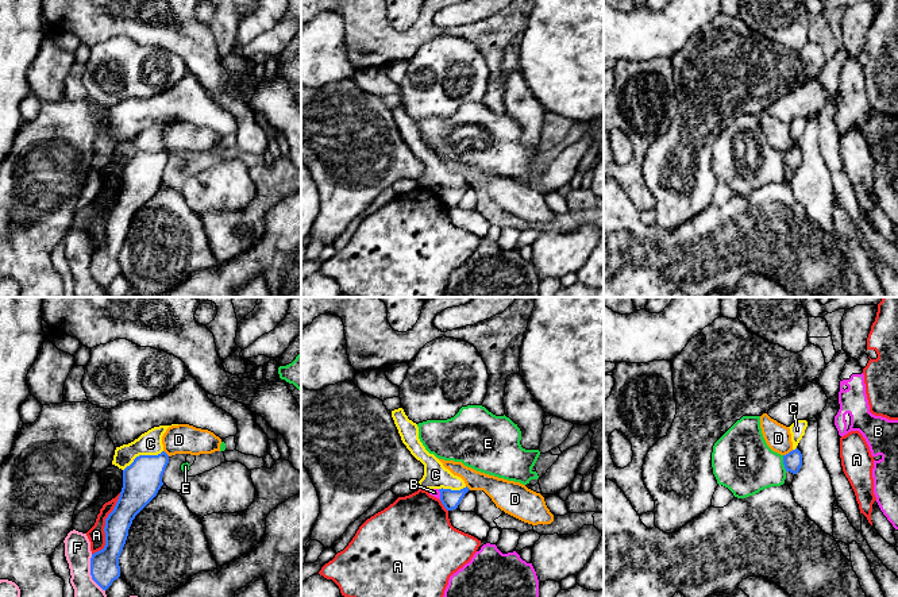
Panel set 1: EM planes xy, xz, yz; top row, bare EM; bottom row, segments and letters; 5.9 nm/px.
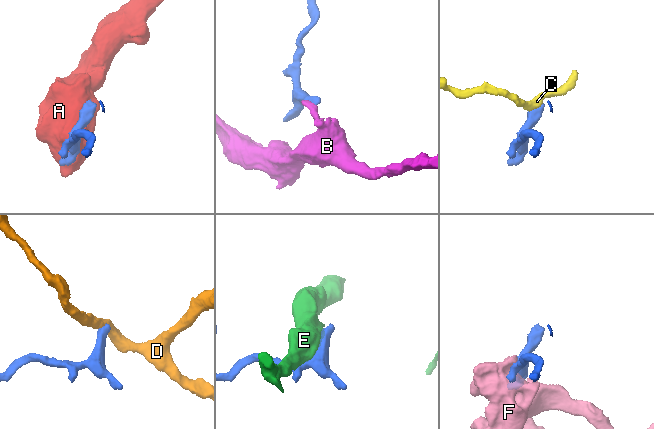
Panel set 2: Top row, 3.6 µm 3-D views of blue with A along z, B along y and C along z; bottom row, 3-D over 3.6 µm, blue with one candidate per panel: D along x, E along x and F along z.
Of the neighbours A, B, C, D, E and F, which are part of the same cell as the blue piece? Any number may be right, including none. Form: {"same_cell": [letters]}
{"same_cell": []}

